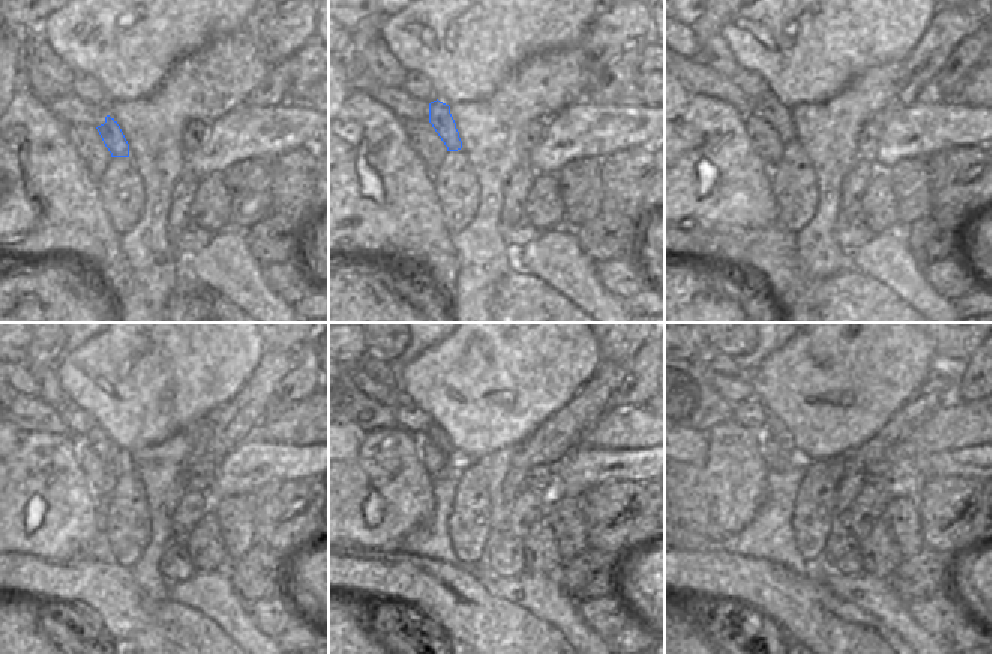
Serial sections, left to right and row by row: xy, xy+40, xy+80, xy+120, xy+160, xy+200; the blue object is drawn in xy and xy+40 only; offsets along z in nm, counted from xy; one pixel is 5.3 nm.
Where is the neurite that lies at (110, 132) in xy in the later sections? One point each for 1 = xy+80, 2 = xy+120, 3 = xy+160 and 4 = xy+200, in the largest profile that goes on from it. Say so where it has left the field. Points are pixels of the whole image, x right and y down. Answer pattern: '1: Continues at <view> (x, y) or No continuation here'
1: Continues at xy+80 (769, 108)
2: Continues at xy+120 (96, 438)
3: Continues at xy+160 (434, 434)
4: Continues at xy+200 (775, 429)

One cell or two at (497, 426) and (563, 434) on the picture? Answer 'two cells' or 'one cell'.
two cells

